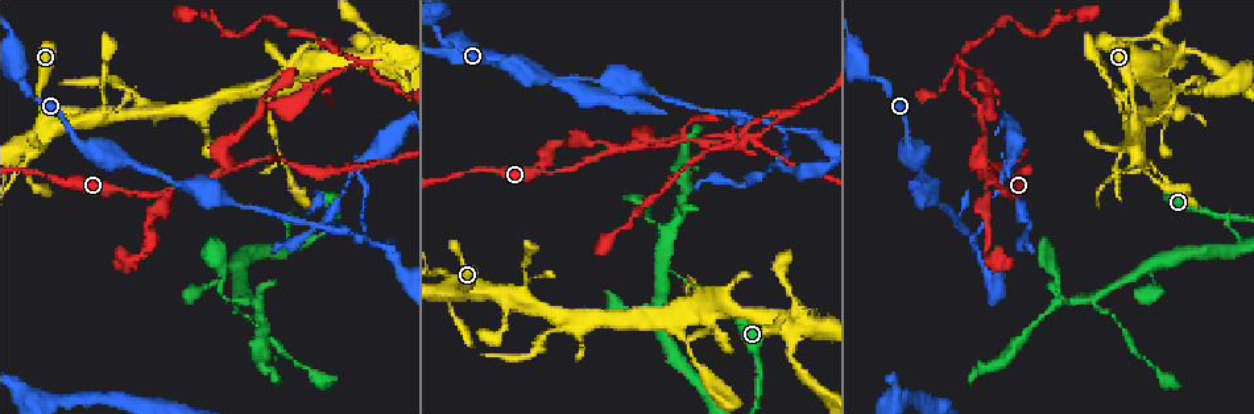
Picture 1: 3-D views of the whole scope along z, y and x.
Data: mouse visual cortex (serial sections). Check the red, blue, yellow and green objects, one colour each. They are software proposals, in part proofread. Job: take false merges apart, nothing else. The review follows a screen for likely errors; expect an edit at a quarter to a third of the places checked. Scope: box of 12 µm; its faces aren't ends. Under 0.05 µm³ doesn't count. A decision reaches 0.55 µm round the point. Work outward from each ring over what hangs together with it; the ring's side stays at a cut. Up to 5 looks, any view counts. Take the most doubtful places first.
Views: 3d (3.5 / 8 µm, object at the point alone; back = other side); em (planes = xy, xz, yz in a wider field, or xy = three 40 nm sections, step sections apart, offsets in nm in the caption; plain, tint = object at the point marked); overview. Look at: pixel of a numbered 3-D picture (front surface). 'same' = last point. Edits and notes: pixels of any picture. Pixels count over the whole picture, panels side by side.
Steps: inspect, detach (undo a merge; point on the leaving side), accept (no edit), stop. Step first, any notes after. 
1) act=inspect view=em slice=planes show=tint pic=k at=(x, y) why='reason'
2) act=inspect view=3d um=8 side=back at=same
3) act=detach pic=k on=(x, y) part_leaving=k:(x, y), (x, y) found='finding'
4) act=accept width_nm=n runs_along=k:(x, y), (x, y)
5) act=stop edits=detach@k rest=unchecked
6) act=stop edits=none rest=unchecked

act=inspect view=3d um=3.5 pic=1 at=(995, 181)

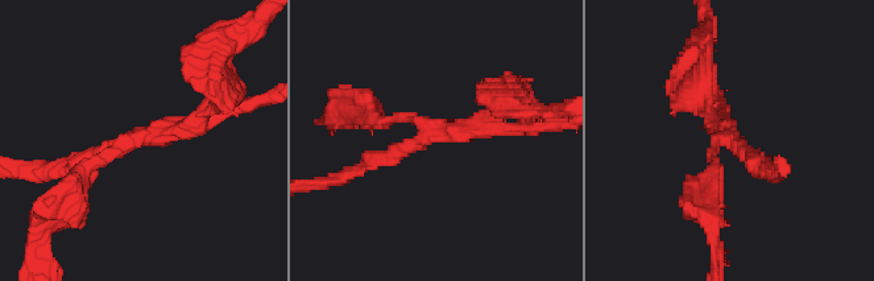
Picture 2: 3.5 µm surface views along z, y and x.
act=inspect view=em slice=xy step=5 show=tint pic=2 at=(137, 137) arms=3 arm_widths_nm=150,250,250 why='need the tissue'

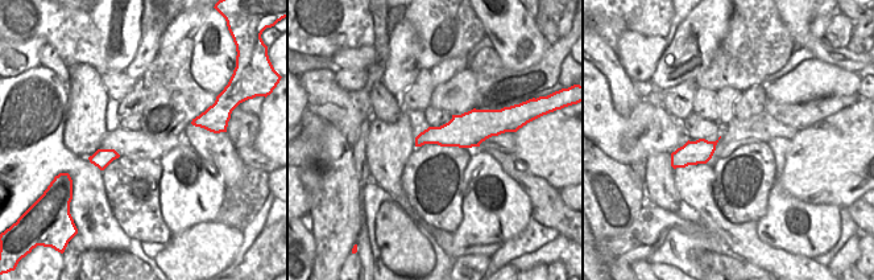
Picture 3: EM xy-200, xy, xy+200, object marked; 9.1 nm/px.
act=detach pic=2 on=(222, 90) found='a second cell is stuck on'

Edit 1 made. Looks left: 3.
act=inspect view=3d um=3.5 side=back pic=1 at=(785, 132) why='a fork'

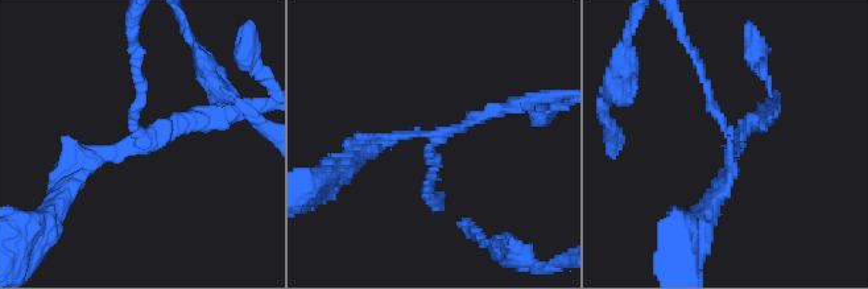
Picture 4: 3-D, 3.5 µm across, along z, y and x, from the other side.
act=inspect view=em slice=xy step=5 show=tint pic=4 at=(437, 141) arms=3 arm_widths_nm=100,150,150

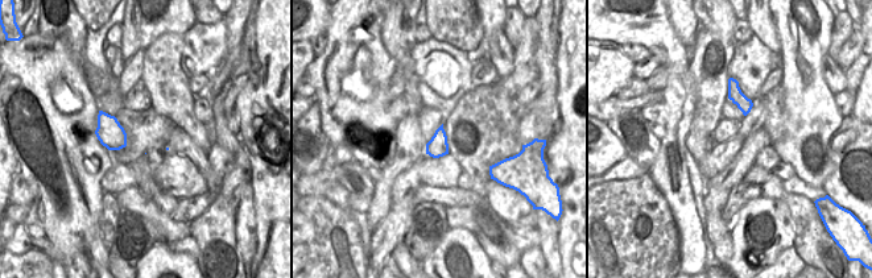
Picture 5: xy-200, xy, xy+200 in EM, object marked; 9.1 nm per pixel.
act=accept runs_along=4:(512, 104), (439, 135), (432, 172) found='continuous, no second cell'

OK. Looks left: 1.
act=stop edits=detach@2 rest=unchecked

